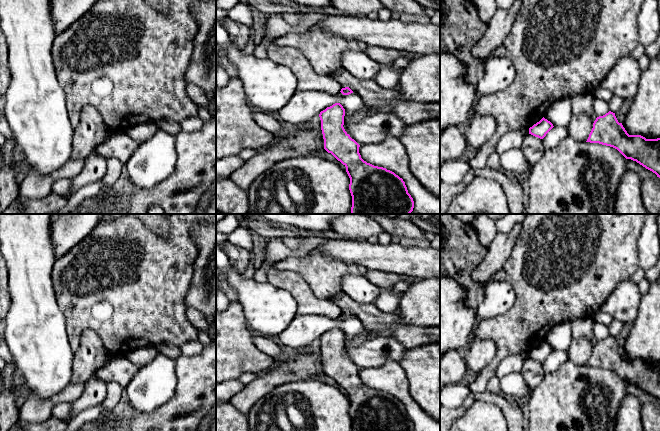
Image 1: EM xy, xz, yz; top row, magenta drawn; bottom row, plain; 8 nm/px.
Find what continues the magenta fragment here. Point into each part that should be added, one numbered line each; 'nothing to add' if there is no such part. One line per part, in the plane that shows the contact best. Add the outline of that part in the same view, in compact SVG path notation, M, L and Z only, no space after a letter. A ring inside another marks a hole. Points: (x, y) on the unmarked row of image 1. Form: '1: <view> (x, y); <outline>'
nothing to add

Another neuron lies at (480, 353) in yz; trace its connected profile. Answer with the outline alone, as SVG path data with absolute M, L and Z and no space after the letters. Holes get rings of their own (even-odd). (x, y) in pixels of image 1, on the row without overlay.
M475 338L464 357L469 374L481 372L495 357L496 345L491 339Z

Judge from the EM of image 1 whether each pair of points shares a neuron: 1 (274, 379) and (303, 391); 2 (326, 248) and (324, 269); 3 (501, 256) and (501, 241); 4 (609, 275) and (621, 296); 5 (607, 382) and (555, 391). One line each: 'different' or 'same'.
1: different
2: different
3: same
4: different
5: same

